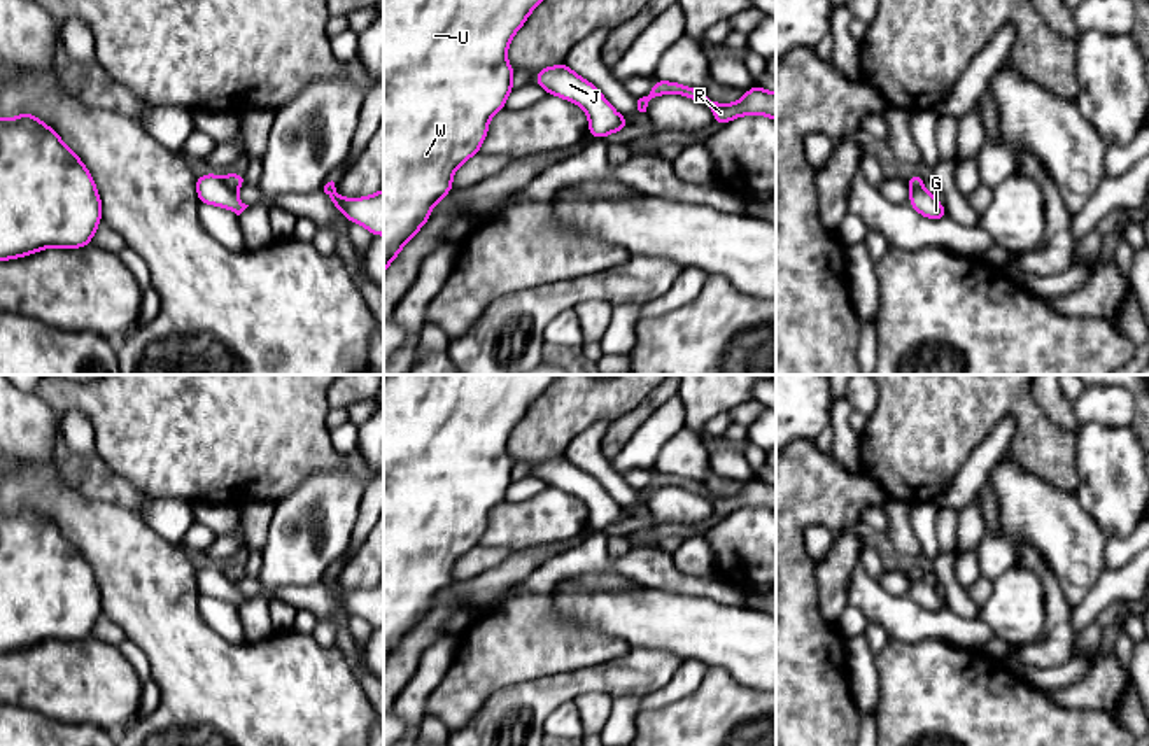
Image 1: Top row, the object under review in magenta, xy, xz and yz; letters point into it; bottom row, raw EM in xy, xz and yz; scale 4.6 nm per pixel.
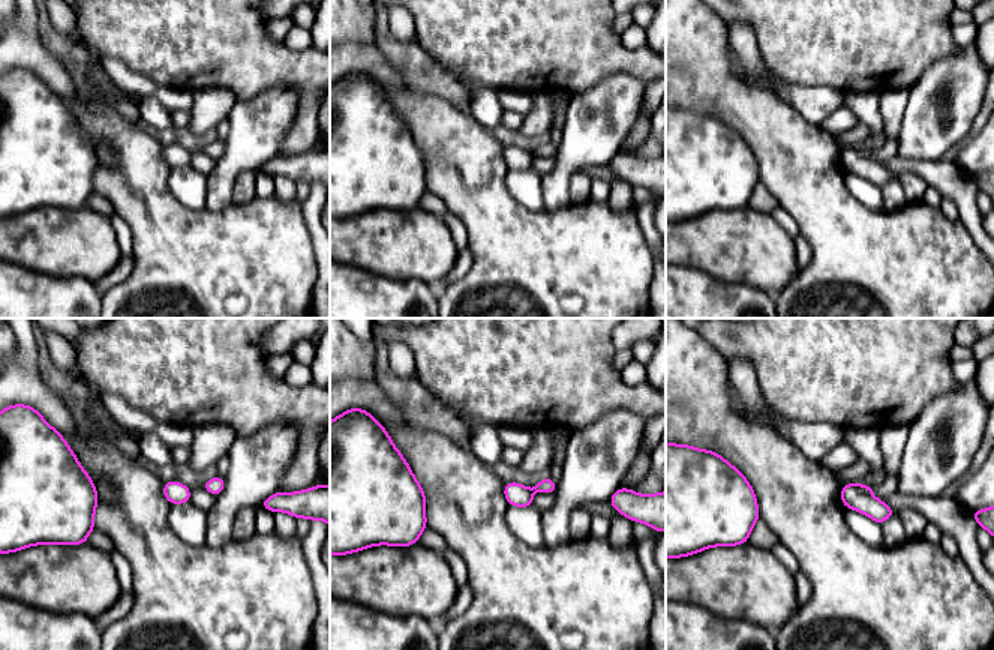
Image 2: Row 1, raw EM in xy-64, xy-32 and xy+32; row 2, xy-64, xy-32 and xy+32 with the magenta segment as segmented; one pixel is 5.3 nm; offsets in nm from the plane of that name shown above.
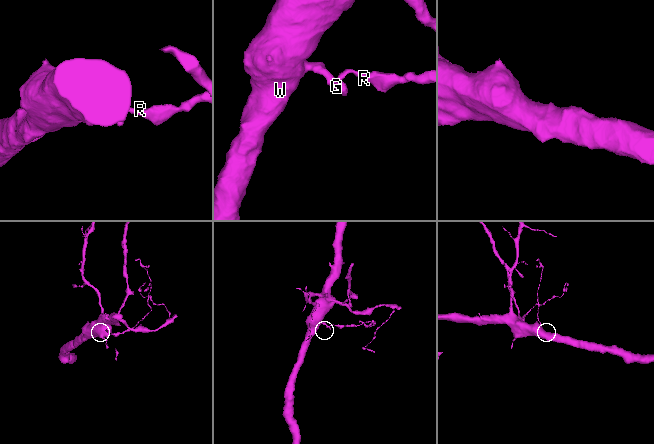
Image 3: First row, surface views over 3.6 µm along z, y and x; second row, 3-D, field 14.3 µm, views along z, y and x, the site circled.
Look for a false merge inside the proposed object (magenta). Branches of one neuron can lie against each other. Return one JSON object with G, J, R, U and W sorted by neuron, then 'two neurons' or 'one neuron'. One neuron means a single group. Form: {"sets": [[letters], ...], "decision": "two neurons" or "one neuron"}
{"sets": [["G", "J", "U", "W"], ["R"]], "decision": "two neurons"}

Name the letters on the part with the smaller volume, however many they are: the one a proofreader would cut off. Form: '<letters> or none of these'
R

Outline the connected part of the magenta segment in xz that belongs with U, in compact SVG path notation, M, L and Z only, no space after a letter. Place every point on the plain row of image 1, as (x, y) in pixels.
M384 375L384 665L406 634L429 613L434 597L454 581L452 569L455 562L480 545L490 510L504 501L506 490L513 482L517 461L506 454L508 438L529 406L557 377L559 375Z

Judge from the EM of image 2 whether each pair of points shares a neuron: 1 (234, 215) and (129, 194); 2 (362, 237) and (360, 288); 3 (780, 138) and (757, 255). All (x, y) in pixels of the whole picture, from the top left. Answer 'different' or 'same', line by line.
1: same
2: different
3: different

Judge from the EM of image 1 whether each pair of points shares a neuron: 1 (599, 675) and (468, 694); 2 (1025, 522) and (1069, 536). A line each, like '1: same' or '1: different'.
1: different
2: same

